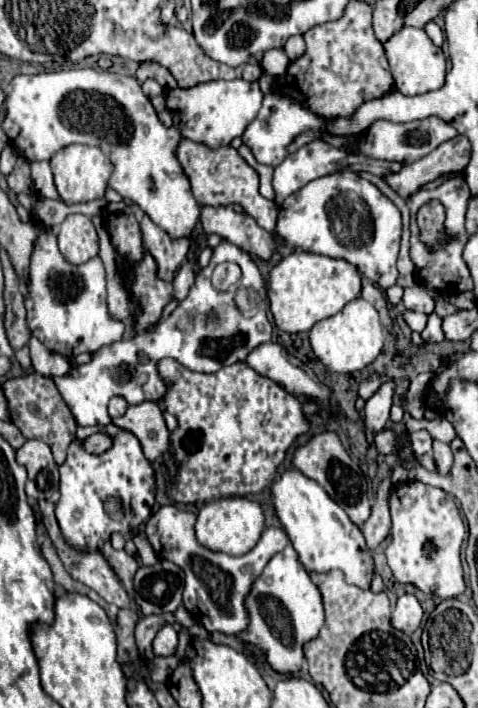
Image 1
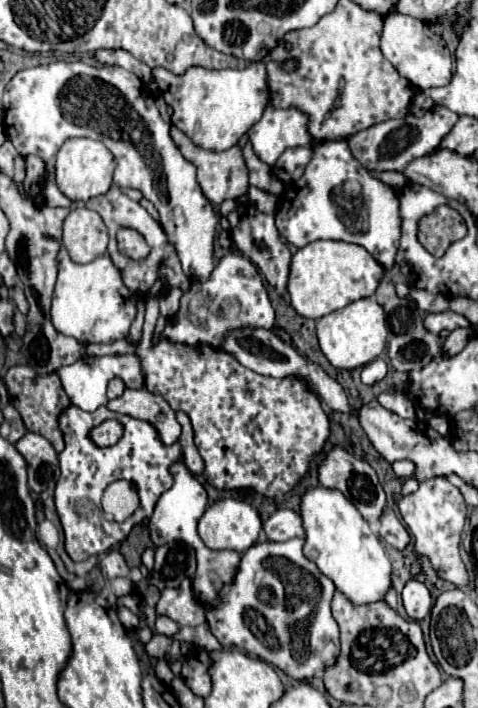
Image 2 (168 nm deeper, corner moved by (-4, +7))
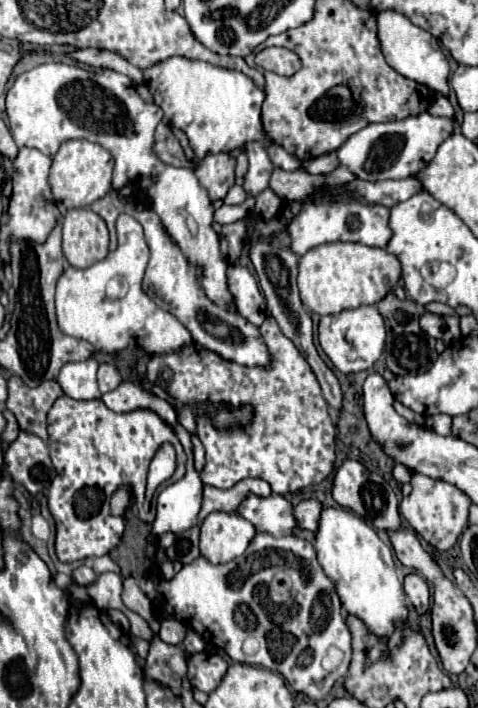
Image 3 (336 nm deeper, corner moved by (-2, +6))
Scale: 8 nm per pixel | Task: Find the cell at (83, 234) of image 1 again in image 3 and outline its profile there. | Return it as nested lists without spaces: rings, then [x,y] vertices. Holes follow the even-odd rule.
[[[67,210],[63,218],[63,254],[75,268],[87,268],[107,256],[109,230],[93,210]]]

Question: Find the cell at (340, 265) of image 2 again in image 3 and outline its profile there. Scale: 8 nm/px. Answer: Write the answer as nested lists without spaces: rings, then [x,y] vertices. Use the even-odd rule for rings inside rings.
[[[331,242],[309,250],[299,260],[299,292],[303,304],[325,316],[363,304],[377,304],[387,292],[399,282],[401,266],[399,260],[383,248],[373,248],[355,242]]]

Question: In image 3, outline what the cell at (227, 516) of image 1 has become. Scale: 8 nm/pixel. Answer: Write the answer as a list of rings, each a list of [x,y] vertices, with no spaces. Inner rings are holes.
[[[213,512],[201,522],[201,556],[211,564],[223,564],[241,556],[255,536],[251,522],[239,514]]]

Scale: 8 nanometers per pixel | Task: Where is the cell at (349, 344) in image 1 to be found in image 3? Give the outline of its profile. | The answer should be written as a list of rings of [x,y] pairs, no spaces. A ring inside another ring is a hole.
[[[359,306],[355,310],[343,310],[339,314],[321,316],[317,332],[323,352],[343,374],[369,370],[379,360],[385,348],[385,324],[377,306]]]

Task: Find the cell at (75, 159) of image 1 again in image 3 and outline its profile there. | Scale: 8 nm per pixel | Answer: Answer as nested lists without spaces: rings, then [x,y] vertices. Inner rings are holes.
[[[67,140],[61,144],[59,152],[53,158],[53,166],[49,172],[49,186],[55,202],[61,208],[65,210],[89,208],[91,202],[103,198],[103,194],[111,190],[111,172],[113,172],[113,158],[105,148],[87,140]]]

